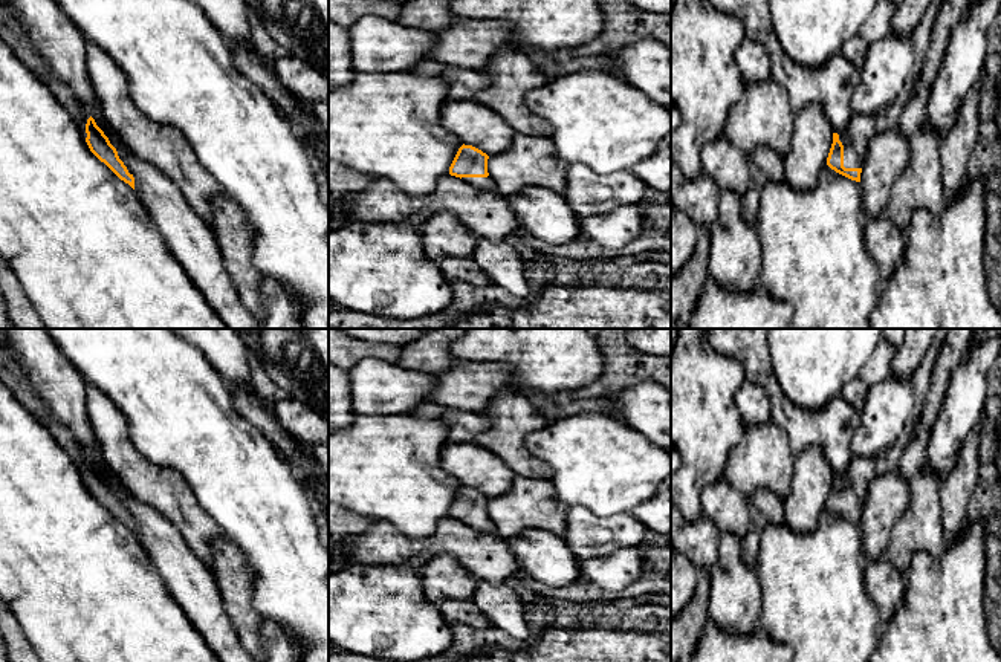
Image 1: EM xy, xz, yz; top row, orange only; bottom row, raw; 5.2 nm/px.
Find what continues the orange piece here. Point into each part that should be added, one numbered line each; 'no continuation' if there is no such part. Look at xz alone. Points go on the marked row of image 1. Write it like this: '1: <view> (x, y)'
1: xz (480, 182)

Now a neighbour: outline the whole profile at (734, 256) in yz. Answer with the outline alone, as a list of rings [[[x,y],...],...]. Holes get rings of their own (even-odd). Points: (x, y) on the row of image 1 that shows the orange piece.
[[[721,191],[718,217],[711,225],[708,274],[727,294],[752,294],[760,287],[761,242],[743,217],[743,196]]]

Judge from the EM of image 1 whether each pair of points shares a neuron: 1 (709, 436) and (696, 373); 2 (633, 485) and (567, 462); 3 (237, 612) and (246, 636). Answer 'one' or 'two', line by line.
1: one
2: one
3: one

